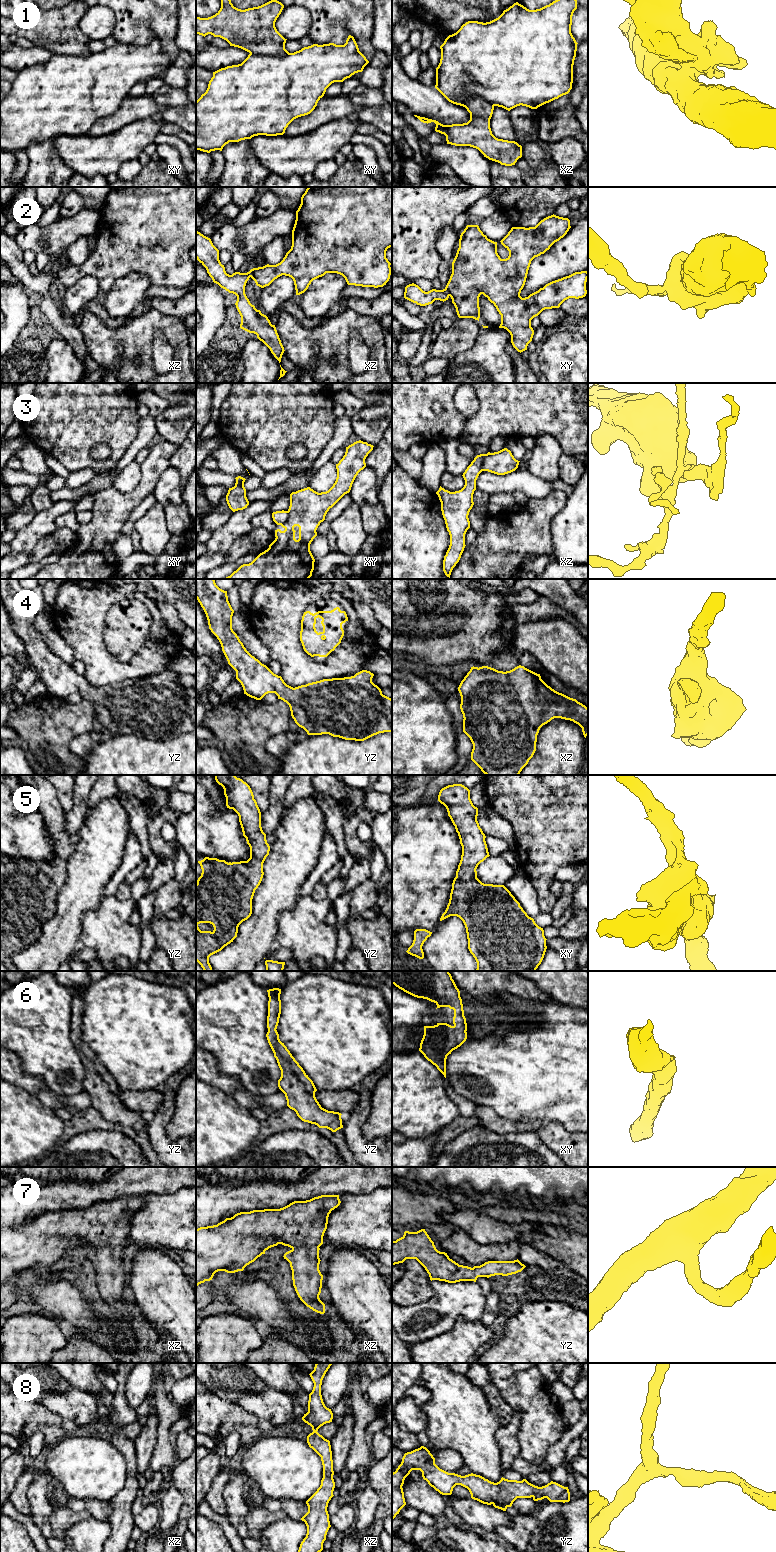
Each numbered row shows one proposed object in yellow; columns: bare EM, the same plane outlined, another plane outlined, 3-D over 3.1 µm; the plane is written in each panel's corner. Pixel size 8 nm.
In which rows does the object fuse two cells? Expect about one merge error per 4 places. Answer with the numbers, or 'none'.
1, 2, 3

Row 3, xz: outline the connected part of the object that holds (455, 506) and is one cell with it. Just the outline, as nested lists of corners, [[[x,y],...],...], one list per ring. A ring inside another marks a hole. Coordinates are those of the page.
[[[486,454],[477,455],[463,473],[464,487],[455,492],[445,490],[440,486],[436,494],[441,502],[441,511],[450,535],[450,545],[444,556],[443,571],[450,578],[451,572],[459,562],[465,548],[465,534],[470,528],[468,518],[472,509],[473,494],[476,490],[476,480],[483,471],[482,461]]]

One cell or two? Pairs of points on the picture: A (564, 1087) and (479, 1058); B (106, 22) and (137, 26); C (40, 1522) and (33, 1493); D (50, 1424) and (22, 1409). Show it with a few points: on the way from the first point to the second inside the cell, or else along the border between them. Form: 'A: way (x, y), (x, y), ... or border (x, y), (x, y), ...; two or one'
A: way (543, 1074), (510, 1074), (500, 1072); one
B: border (111, 10), (115, 16), (115, 27), (112, 34); two
C: way (40, 1515), (40, 1500); one
D: way (43, 1420), (29, 1416); one

